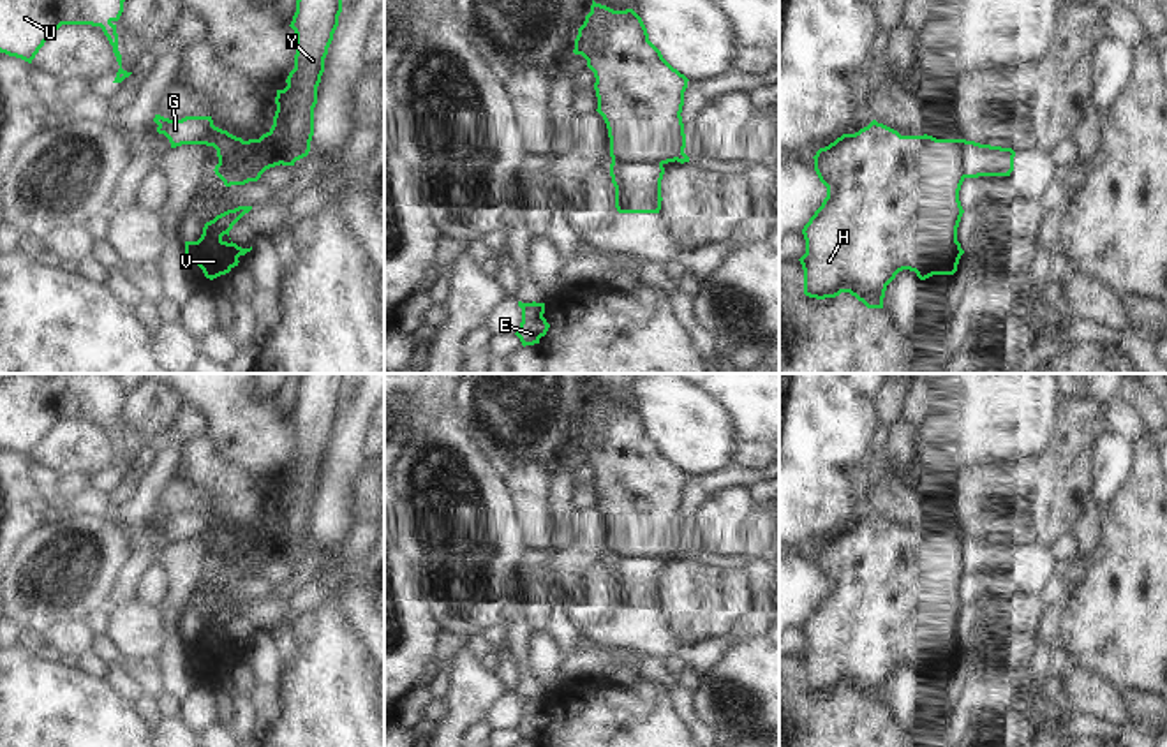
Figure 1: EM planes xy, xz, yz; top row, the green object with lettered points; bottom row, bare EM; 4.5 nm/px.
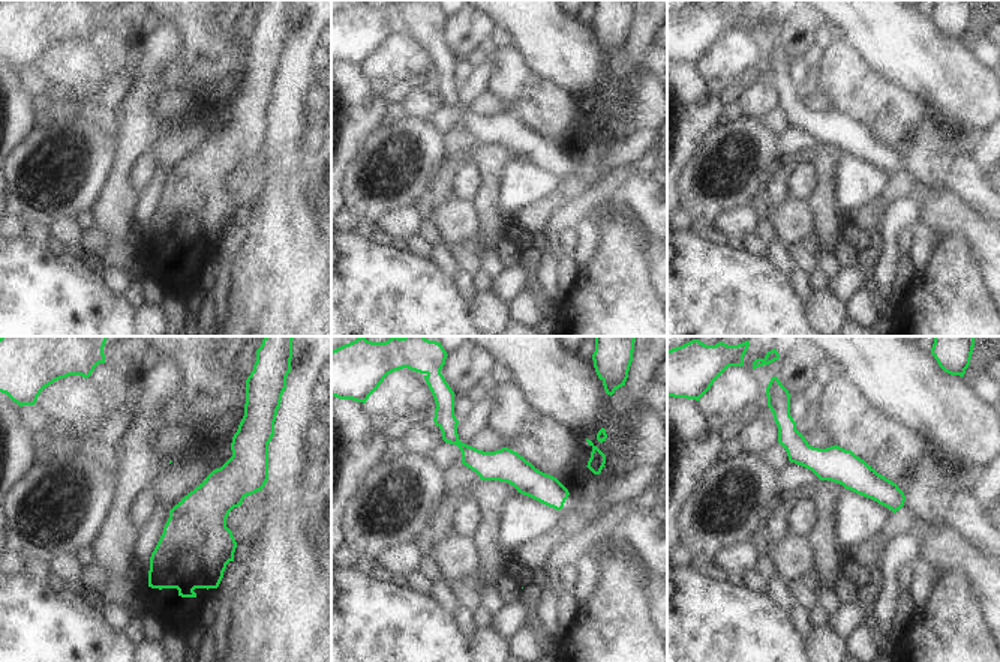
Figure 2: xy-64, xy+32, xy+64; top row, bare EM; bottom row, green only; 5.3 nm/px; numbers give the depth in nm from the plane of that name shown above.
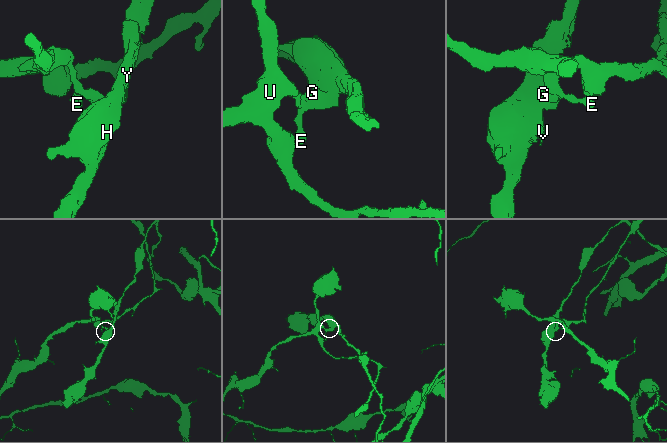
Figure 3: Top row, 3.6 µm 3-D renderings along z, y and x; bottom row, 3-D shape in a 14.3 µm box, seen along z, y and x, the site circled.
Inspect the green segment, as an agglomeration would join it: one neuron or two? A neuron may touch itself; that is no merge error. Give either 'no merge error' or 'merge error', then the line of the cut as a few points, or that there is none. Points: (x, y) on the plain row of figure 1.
merge error | xz (661, 557), (612, 559)

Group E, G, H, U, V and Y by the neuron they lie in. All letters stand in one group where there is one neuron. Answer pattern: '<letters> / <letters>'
E G U / H V Y

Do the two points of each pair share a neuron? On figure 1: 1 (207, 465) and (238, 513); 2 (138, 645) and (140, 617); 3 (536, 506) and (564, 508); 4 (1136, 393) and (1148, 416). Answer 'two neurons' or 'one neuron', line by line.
1: one neuron
2: one neuron
3: two neurons
4: one neuron

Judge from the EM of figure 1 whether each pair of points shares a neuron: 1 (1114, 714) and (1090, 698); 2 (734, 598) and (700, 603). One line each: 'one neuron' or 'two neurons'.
1: one neuron
2: one neuron

